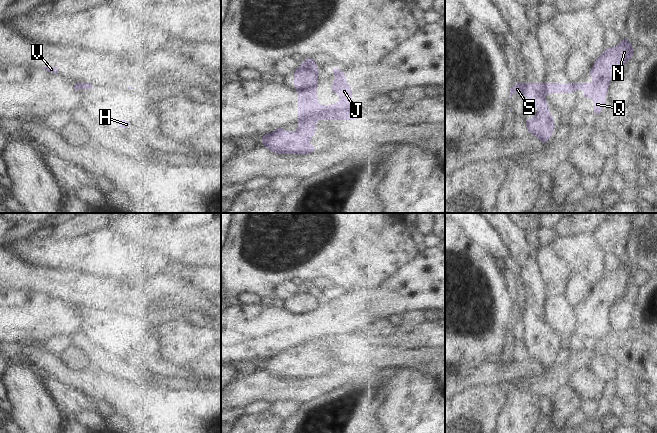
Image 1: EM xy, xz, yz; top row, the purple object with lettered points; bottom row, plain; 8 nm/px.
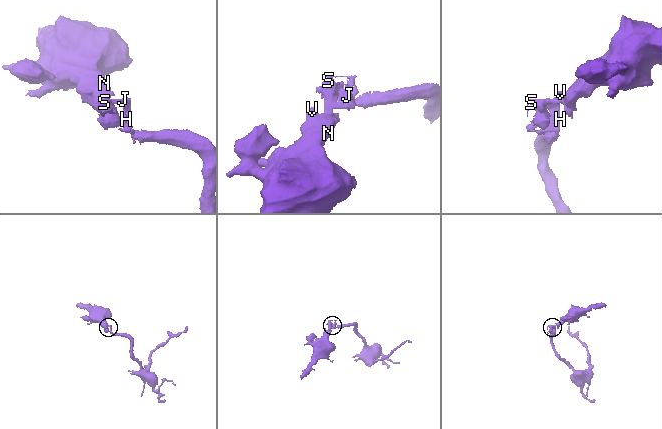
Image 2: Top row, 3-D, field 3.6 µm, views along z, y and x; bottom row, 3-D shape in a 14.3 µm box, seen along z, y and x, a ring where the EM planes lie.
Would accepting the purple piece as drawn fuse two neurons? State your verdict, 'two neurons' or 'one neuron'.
two neurons

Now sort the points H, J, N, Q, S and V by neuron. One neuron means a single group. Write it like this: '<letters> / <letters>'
H J S / N Q V

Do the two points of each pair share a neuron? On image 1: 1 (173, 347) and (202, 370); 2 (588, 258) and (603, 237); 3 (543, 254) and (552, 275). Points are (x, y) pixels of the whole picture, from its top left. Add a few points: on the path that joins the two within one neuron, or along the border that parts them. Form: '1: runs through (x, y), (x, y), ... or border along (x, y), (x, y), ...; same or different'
1: border along (210, 350), (197, 362), (190, 364); different
2: border along (592, 234), (601, 246); different
3: runs through (547, 259), (552, 270); same

